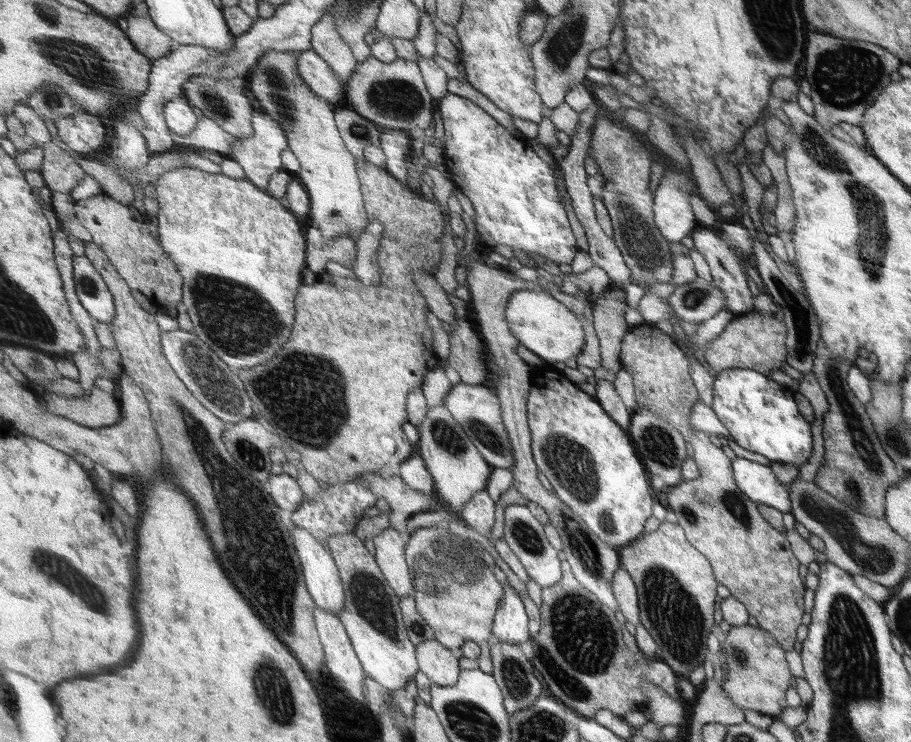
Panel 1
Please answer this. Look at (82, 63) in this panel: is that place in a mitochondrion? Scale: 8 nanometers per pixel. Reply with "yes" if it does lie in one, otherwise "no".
yes

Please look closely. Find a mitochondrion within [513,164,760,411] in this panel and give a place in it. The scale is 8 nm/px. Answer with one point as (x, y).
(640, 243)

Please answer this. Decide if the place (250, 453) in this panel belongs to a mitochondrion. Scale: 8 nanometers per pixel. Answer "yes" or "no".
yes

